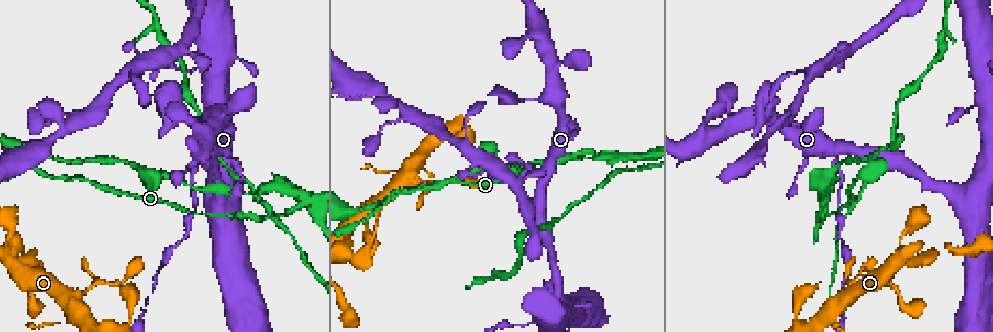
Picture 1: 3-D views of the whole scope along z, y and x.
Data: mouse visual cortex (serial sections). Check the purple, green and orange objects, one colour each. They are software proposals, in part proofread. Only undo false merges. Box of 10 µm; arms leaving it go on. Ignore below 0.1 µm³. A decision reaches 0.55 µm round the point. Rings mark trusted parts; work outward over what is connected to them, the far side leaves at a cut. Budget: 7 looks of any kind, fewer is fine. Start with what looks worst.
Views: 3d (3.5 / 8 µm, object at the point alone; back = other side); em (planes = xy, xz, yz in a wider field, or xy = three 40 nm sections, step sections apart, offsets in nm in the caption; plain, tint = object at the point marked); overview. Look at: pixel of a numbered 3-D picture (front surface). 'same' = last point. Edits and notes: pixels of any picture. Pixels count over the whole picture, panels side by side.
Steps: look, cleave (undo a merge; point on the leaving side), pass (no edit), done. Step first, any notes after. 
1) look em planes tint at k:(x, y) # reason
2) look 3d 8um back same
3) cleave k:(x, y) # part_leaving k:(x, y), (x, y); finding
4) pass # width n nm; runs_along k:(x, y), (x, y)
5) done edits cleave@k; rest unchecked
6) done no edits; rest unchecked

look 3d 8um at 1:(840, 149) # small branch off a trunk

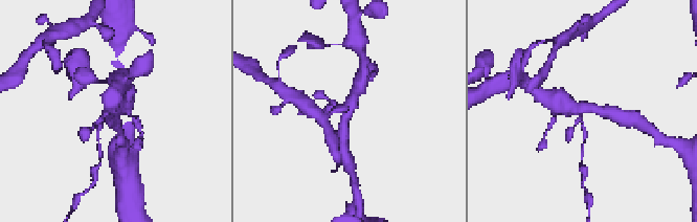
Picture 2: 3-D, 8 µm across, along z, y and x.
look 3d 3.5um back same # zoom in

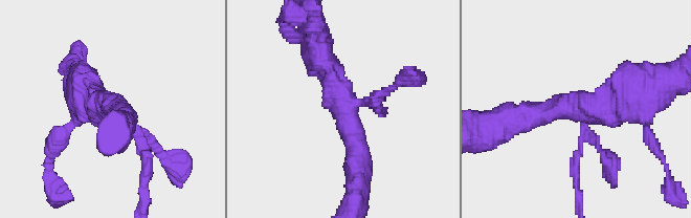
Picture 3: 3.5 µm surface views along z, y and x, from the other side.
look em xy step 5 tint at 3:(343, 108) # arms 3; arm_widths 150, 350, 450 nm

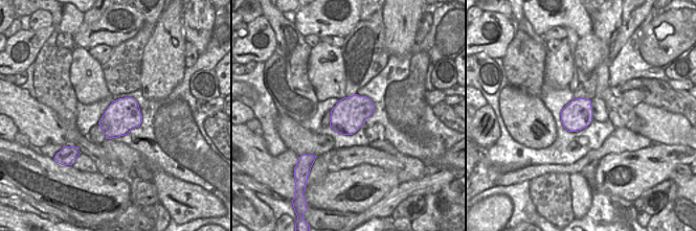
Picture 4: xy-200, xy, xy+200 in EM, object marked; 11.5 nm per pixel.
cleave 3:(148, 171) # part_leaving 3:(138, 135), (145, 155), (141, 210); two cells meet here

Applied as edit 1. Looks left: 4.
look overview

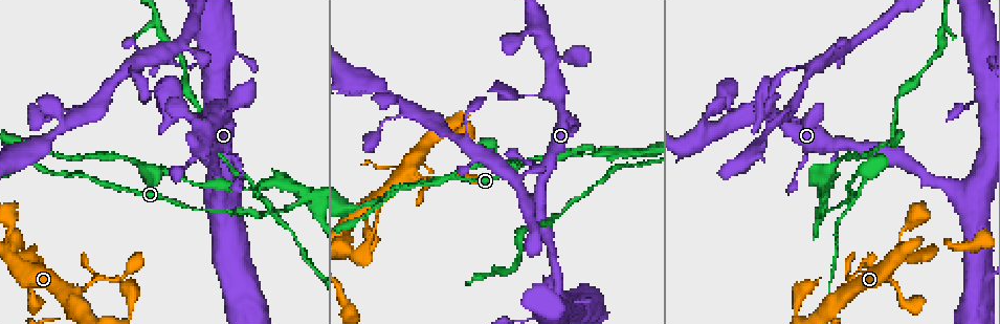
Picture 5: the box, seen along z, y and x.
look 3d 3.5um at 5:(833, 208) # thin neck

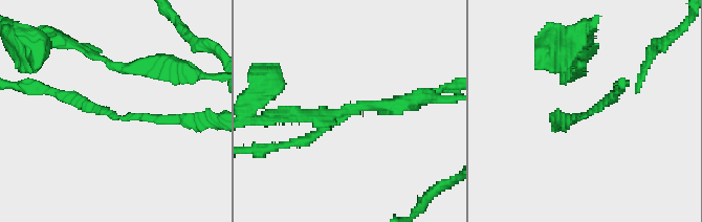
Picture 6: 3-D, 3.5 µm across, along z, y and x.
look em xy step 2 tint at 6:(583, 117) # arm_widths 150, 150 nm; now the EM

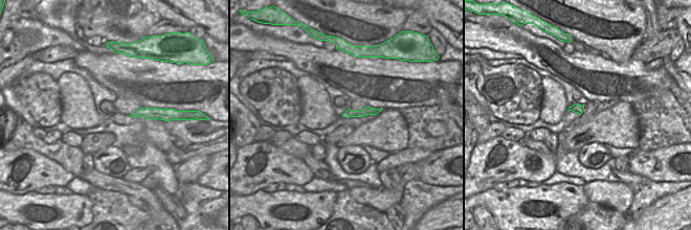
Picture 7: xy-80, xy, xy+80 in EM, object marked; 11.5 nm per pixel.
pass # runs_along 6:(301, 142), (352, 110), (430, 94); continuous, no second cell

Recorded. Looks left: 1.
done edits cleave@3; rest unchecked

